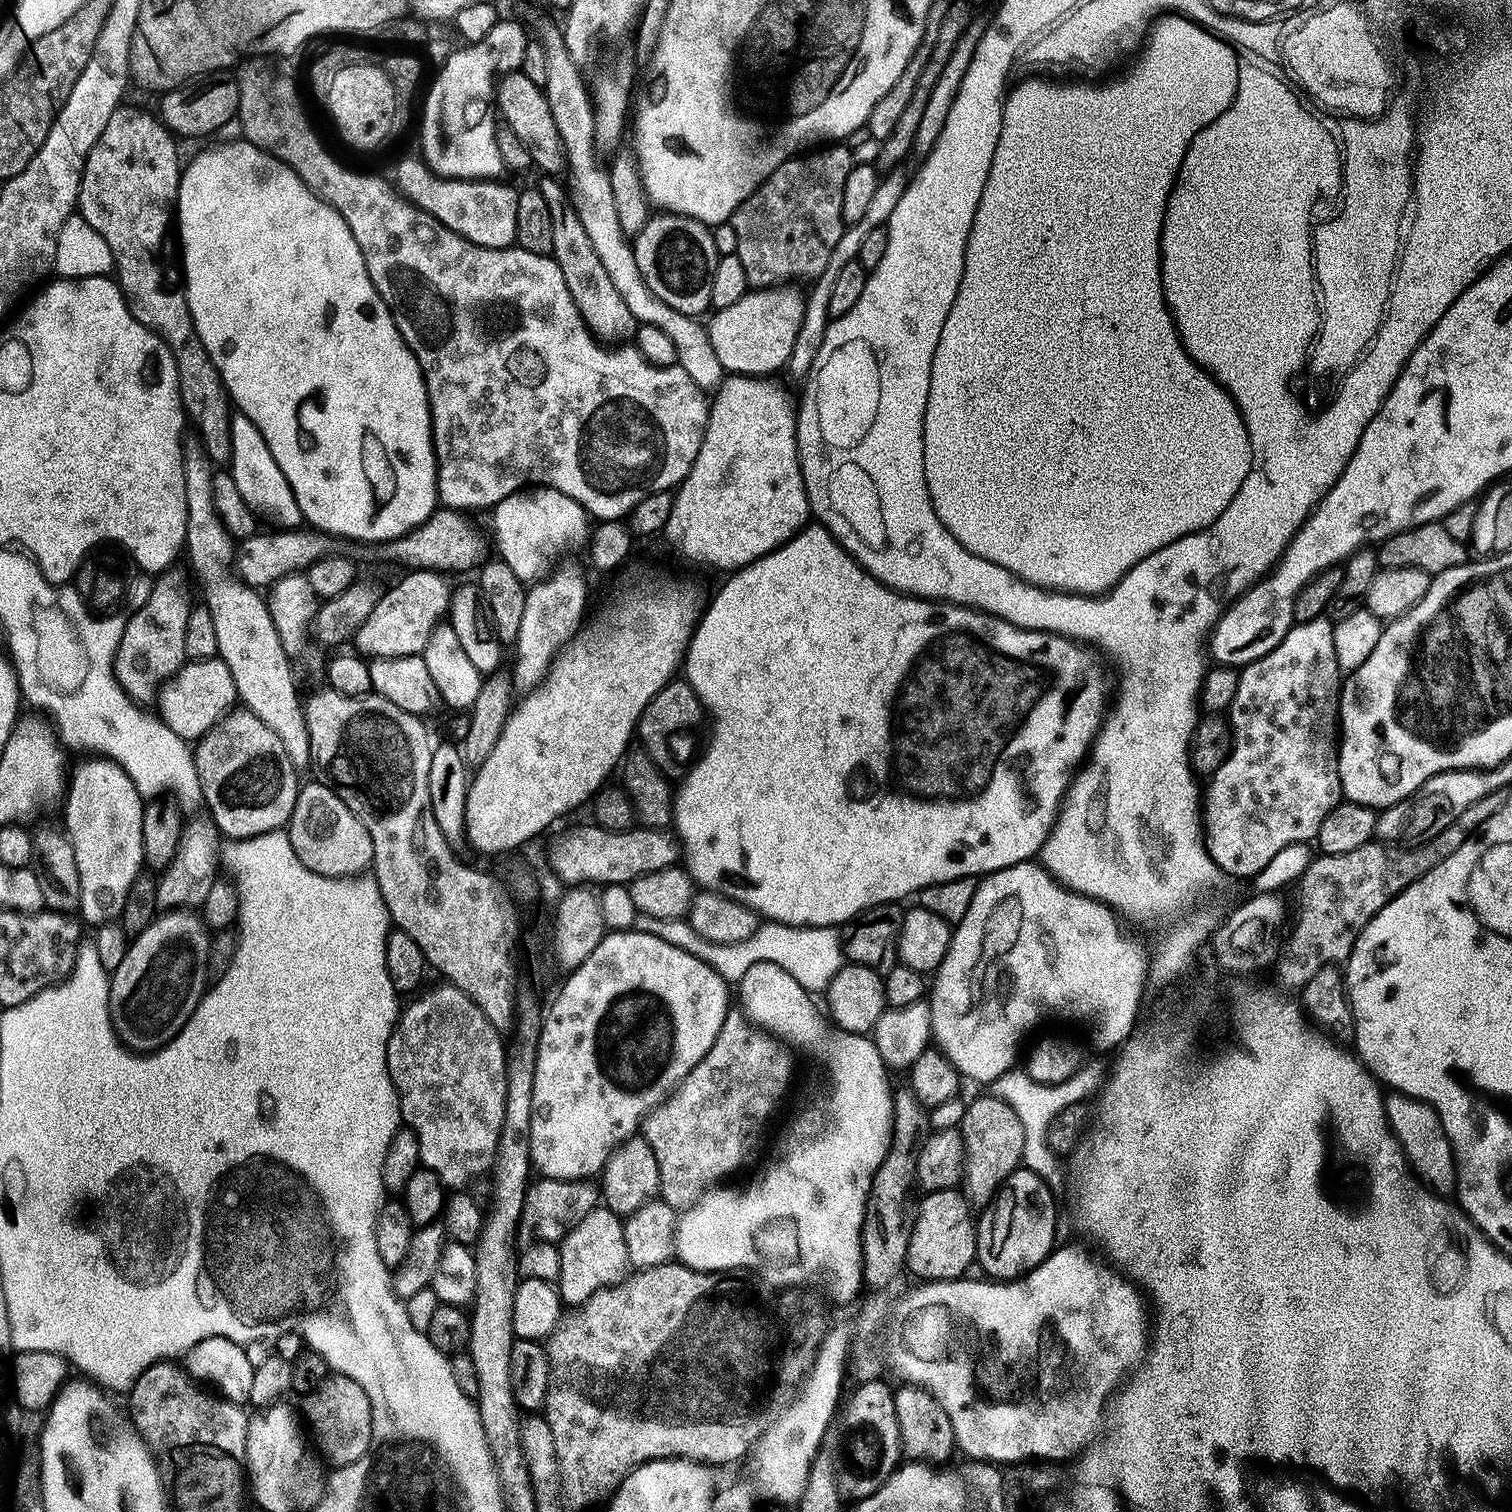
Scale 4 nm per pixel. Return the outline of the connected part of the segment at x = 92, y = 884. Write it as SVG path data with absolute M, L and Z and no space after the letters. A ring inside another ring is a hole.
M107 758L88 759L92 760L84 760L71 769L62 801L62 828L72 841L81 882L79 919L85 925L99 926L119 917L130 886L142 875L142 814L146 800L115 762Z

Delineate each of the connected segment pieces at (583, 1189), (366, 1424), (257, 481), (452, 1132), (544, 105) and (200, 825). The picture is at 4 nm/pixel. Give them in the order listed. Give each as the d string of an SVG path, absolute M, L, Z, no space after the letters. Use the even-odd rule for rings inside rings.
M543 1177L529 1185L526 1202L523 1204L522 1218L519 1219L517 1243L527 1247L533 1242L559 1243L566 1233L586 1218L590 1210L599 1207L600 1188L595 1181L554 1180Z
M332 1374L314 1391L307 1393L303 1400L303 1419L306 1424L308 1419L308 1424L312 1427L311 1439L314 1444L316 1439L315 1447L325 1461L328 1459L332 1466L343 1466L358 1462L363 1456L369 1455L368 1447L374 1444L372 1406L366 1390L358 1382L339 1374Z
M236 414L230 422L230 450L232 451L232 463L230 471L238 486L246 506L250 506L253 512L264 516L269 520L269 525L275 526L280 530L296 530L304 524L302 510L298 510L298 502L294 498L294 490L290 490L290 482L286 482L286 474L282 474L282 469L278 462L274 462L274 454L270 454L270 446L266 446L266 438L262 438L262 430L250 422L250 418Z
M440 982L437 988L432 988L429 992L423 992L413 995L408 1000L410 1001L409 1004L405 1003L400 1015L396 1017L396 1028L392 1032L386 1050L386 1062L390 1070L390 1078L394 1082L396 1093L400 1099L400 1119L418 1138L421 1165L430 1169L434 1174L438 1174L438 1178L443 1182L445 1189L464 1190L468 1188L467 1184L475 1176L482 1175L484 1171L485 1175L493 1167L496 1159L496 1147L502 1130L502 1118L506 1106L506 1062L508 1061L506 1042L504 1044L504 1038L486 1018L486 1014L482 1014L482 1010L478 1010L475 1002L462 990L458 990L455 984Z
M523 70L503 73L494 84L494 104L498 109L499 119L508 123L510 129L514 130L532 152L532 162L537 169L540 167L544 174L560 174L565 171L563 142L560 141L547 94L541 85L530 82Z
M203 815L192 820L190 818L185 823L174 860L157 881L156 907L161 911L173 911L179 907L203 907L211 887L218 879L222 837L211 817Z

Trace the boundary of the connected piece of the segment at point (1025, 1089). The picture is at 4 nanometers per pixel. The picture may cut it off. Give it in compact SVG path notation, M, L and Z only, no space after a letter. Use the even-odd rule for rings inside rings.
M1094 1056L1094 1059L1088 1059L1081 1063L1078 1071L1068 1079L1060 1083L1042 1084L1034 1082L1027 1074L1027 1071L1016 1068L1010 1074L1010 1092L1004 1093L1003 1079L993 1080L989 1085L989 1093L1007 1102L1011 1109L1021 1119L1023 1130L1023 1167L1034 1170L1042 1179L1051 1184L1058 1184L1062 1178L1060 1164L1053 1152L1055 1152L1048 1143L1048 1129L1051 1128L1053 1120L1058 1114L1066 1108L1078 1103L1080 1100L1093 1093L1095 1095L1107 1079L1109 1065L1105 1064L1103 1057Z

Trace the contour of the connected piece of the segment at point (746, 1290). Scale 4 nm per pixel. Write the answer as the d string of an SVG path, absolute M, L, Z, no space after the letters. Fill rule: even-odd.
M669 1262L667 1264L659 1264L654 1268L642 1268L633 1271L631 1274L625 1276L619 1284L612 1284L608 1288L598 1290L585 1304L573 1307L561 1315L560 1322L556 1325L556 1331L546 1341L548 1359L552 1362L552 1385L548 1388L546 1419L550 1427L556 1429L556 1445L558 1446L558 1456L564 1474L564 1494L568 1497L568 1503L573 1509L588 1508L591 1504L598 1503L599 1500L605 1499L604 1501L607 1501L615 1493L616 1489L620 1487L620 1484L636 1468L641 1468L642 1465L648 1464L652 1460L694 1460L697 1464L717 1466L716 1464L732 1464L735 1460L742 1459L744 1455L747 1457L753 1451L759 1440L763 1438L763 1435L778 1422L778 1418L781 1418L782 1414L799 1397L800 1389L803 1387L805 1380L811 1372L811 1368L814 1366L815 1356L818 1354L819 1346L830 1327L830 1321L828 1321L827 1314L824 1313L824 1304L822 1301L815 1300L812 1296L803 1296L800 1290L781 1290L782 1292L775 1292L775 1290L776 1288L773 1285L765 1284L759 1276L747 1270L699 1272L693 1268L687 1268L682 1263Z

